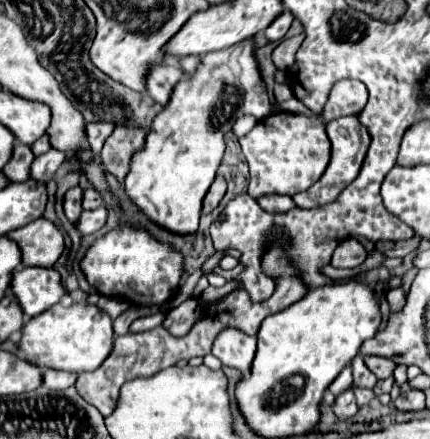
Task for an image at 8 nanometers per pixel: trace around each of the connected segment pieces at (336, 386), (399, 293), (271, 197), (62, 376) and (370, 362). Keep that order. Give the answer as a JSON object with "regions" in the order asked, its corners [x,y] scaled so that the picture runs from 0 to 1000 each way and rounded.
{"regions":[[[[802,834],[798,843],[793,843],[793,852],[770,870],[770,879],[765,879],[765,888],[779,897],[779,902],[788,902],[793,893],[802,893],[802,888],[812,888],[821,879],[821,856],[816,856],[816,834]]],[[[909,656],[895,674],[900,674],[914,711],[923,711],[923,706],[937,702],[937,692],[942,692],[942,665],[933,656]]],[[[616,442],[612,451],[598,451],[598,465],[621,483],[663,483],[686,469],[677,446],[653,446],[653,442]]],[[[100,843],[100,879],[119,888],[147,888],[170,879],[179,866],[174,847],[147,847],[147,843]]],[[[858,811],[858,815],[849,815],[849,829],[853,829],[853,838],[858,838],[881,866],[905,861],[905,856],[914,852],[919,834],[923,834],[914,820],[886,815],[886,811]]]]}

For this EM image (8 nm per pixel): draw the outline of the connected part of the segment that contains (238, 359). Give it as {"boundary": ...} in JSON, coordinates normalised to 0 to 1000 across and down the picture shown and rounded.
{"boundary":[[[519,747],[505,761],[491,802],[523,834],[542,834],[560,852],[579,852],[579,838],[593,811],[593,784],[598,784],[593,765],[579,765],[579,761],[570,765],[560,761],[560,752],[542,752],[542,747]]]}

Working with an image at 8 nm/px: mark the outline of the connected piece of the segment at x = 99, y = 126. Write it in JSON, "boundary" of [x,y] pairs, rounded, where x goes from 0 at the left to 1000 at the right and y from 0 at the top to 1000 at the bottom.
{"boundary":[[[207,278],[198,287],[202,310],[207,310],[207,328],[212,328],[212,351],[193,351],[188,360],[202,364],[207,355],[226,355],[235,346],[235,333],[244,323],[244,314],[263,301],[263,278]]]}

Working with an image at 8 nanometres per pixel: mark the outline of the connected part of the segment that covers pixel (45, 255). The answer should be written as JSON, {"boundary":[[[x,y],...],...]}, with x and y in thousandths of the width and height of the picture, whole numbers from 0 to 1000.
{"boundary":[[[105,497],[77,501],[63,515],[21,528],[16,542],[44,556],[53,606],[119,610],[151,565],[147,533]]]}

